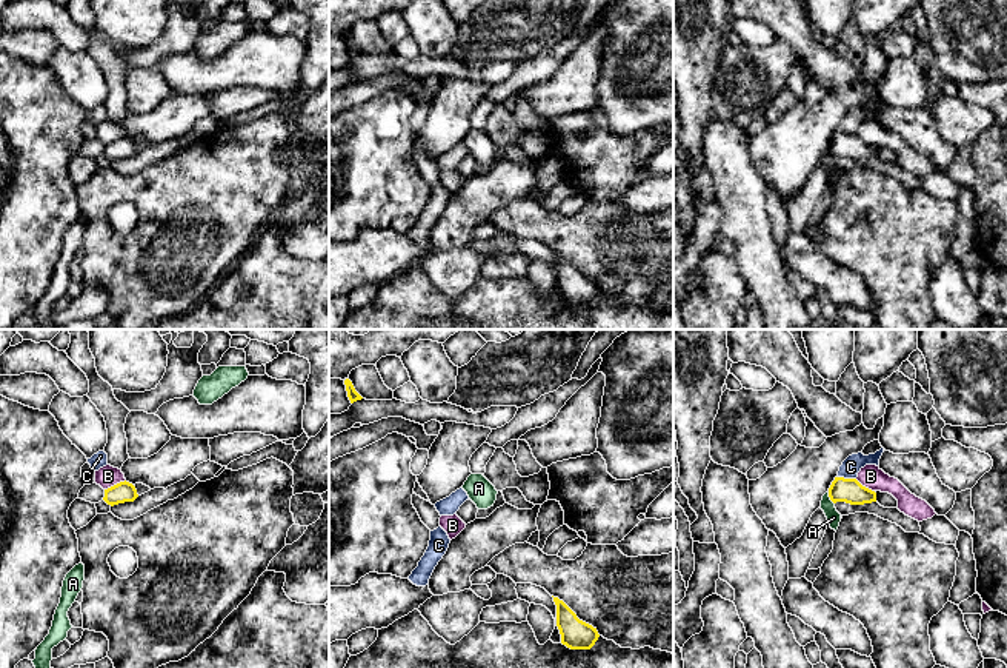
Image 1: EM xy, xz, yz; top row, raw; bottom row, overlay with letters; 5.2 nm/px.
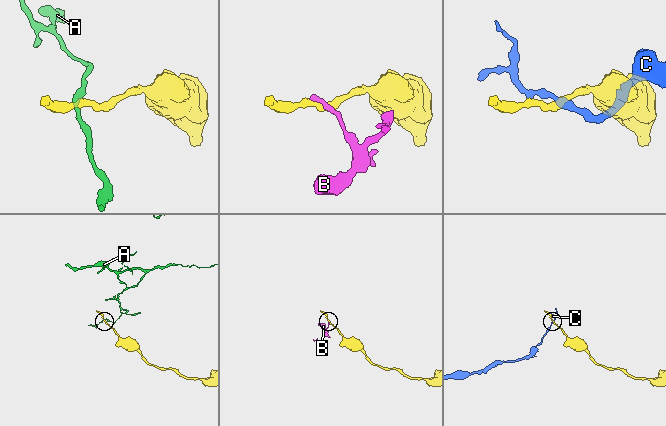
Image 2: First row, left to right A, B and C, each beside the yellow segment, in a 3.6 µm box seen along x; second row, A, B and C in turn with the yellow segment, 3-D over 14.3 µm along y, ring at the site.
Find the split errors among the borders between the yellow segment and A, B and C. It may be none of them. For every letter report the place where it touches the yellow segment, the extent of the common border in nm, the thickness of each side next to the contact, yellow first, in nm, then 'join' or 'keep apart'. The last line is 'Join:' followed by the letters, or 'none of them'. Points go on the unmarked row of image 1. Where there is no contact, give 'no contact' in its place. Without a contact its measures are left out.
A: contact yz (829, 151); length 80 nm; calibres 130 and 70 nm; keep apart
B: contact xy (114, 140); length 130 nm; calibres 110 and 120 nm; keep apart
C: contact yz (847, 134); length 100 nm; calibres 130 and 100 nm; keep apart
Join: none of them

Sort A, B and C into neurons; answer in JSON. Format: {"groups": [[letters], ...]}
{"groups": [["A"], ["B"], ["C"]]}

